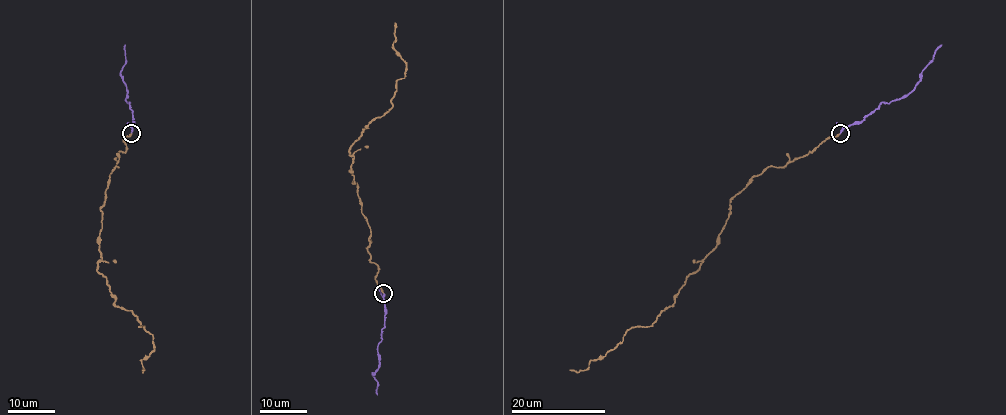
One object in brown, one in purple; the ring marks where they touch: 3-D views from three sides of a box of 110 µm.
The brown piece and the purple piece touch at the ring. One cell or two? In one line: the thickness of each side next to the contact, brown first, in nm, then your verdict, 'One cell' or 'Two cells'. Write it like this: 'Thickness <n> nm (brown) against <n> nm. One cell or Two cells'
Thickness 260 nm (brown) against 220 nm. One cell

